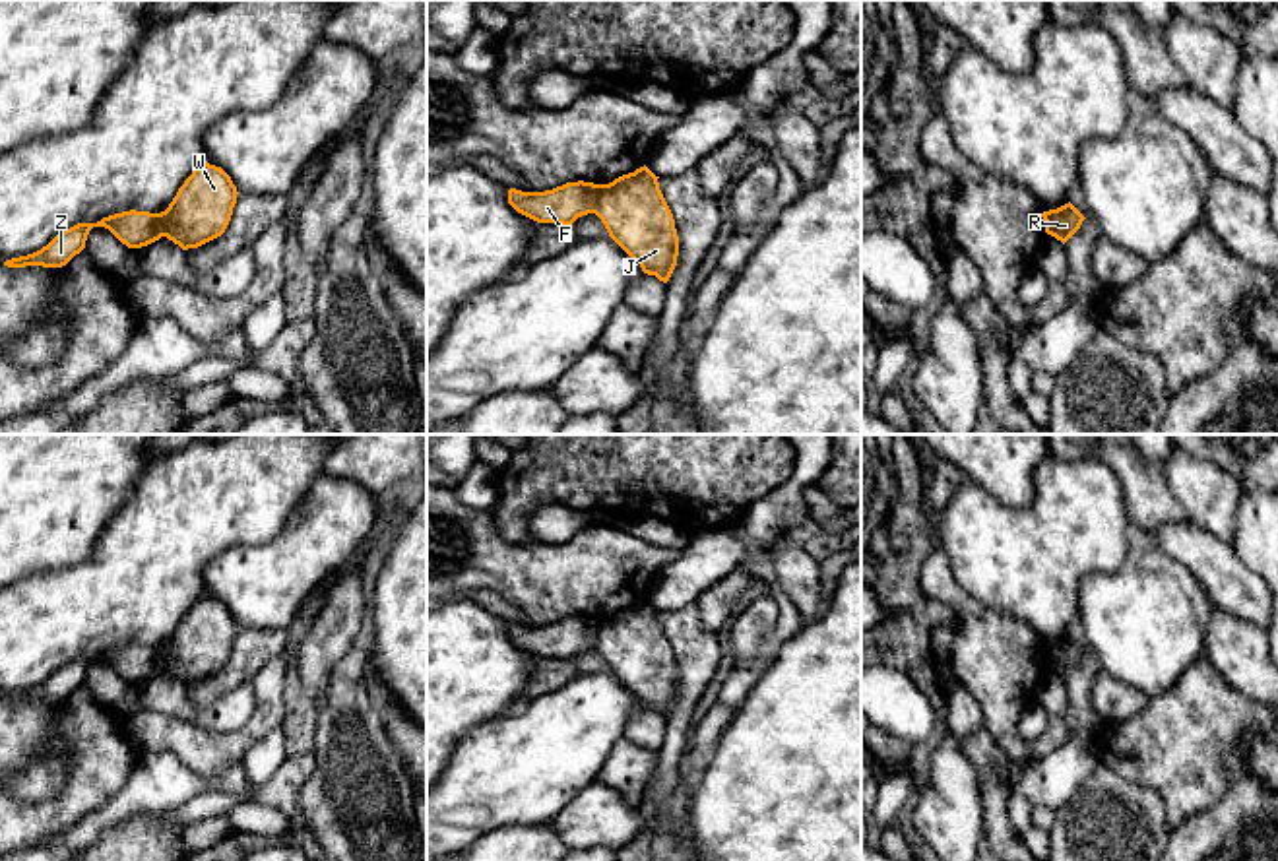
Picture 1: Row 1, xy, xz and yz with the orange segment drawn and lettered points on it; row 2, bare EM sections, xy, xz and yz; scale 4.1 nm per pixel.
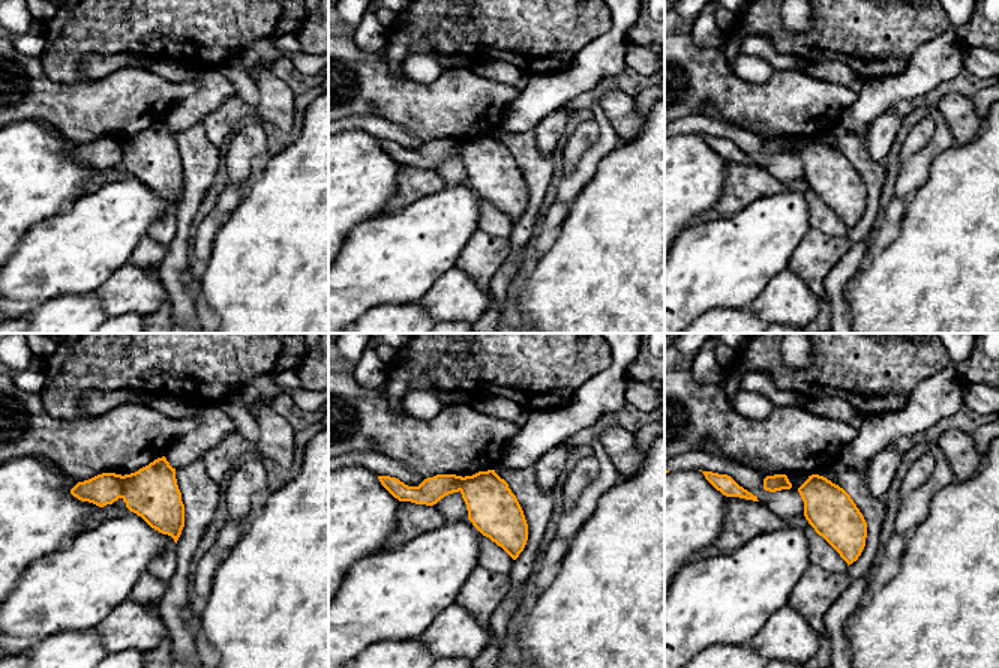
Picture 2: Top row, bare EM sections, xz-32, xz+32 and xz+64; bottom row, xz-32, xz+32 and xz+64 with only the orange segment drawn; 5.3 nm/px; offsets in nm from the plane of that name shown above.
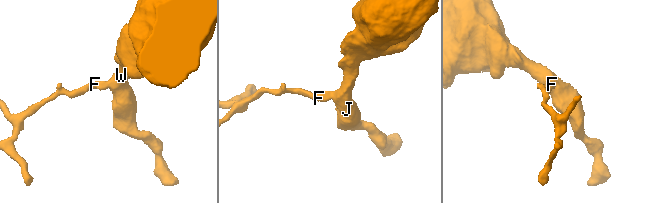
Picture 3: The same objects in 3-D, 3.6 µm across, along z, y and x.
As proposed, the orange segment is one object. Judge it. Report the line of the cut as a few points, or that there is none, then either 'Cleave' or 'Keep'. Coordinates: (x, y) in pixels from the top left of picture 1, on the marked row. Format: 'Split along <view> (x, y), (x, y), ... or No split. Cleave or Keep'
Split along xz (600, 185), (592, 212). Cleave

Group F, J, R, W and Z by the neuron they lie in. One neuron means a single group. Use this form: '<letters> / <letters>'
F Z / J R W

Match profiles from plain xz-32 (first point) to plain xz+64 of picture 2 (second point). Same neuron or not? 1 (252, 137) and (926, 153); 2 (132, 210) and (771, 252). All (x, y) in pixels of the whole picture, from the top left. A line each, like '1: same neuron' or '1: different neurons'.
1: different neurons
2: same neuron

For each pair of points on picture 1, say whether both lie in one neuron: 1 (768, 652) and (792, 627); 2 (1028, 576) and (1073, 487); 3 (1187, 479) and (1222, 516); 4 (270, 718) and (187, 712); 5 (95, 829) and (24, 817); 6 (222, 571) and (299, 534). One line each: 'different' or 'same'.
1: same
2: same
3: same
4: different
5: different
6: same

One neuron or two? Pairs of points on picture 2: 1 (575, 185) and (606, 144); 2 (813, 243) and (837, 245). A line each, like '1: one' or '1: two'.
1: one
2: one

